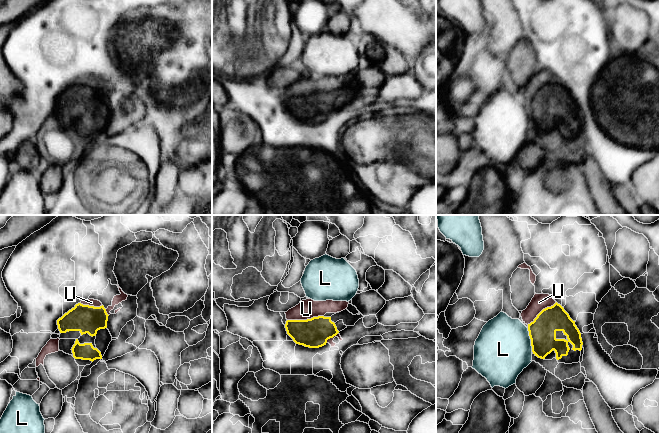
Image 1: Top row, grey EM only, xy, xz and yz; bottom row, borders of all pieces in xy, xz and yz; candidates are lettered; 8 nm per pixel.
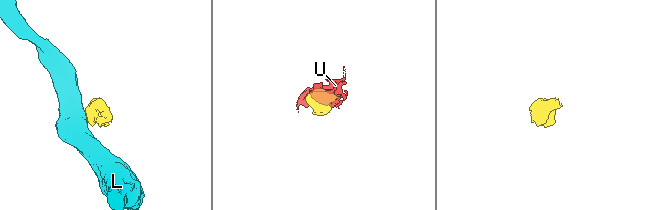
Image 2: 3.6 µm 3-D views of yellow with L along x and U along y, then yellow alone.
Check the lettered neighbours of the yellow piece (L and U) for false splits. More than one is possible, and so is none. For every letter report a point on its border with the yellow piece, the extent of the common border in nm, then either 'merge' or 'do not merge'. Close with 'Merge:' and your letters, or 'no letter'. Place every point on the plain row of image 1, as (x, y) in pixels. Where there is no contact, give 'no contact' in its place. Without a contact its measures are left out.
L: meets yellow in yz at (531, 116); contact 200 nm long; do not merge
U: meets yellow in xz at (305, 96); contact 300 nm long; merge
Merge: U

